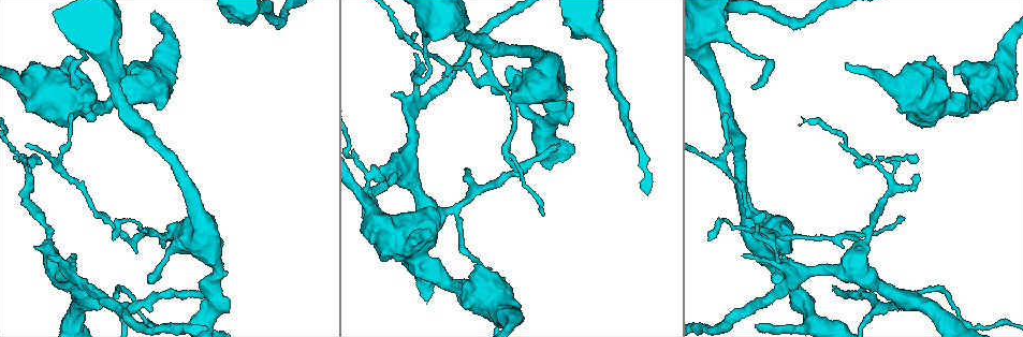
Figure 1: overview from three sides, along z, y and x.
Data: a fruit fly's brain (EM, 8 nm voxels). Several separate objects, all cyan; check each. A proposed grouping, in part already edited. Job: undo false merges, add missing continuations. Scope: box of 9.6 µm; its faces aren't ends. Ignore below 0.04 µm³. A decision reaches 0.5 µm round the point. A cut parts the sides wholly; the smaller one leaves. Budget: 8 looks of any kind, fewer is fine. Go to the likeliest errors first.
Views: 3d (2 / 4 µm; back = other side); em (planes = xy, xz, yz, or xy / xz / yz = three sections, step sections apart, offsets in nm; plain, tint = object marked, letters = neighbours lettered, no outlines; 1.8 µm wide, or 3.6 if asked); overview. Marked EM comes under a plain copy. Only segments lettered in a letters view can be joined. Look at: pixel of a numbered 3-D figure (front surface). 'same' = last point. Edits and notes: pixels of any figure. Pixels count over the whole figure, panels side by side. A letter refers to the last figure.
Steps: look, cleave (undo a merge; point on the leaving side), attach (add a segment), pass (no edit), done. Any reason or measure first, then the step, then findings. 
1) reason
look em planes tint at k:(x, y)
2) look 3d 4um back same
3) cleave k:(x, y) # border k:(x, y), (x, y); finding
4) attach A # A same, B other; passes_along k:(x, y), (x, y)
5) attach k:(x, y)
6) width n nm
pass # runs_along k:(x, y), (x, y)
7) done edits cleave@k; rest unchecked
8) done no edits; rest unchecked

sharp bend
look 3d 2um at 1:(30, 187)

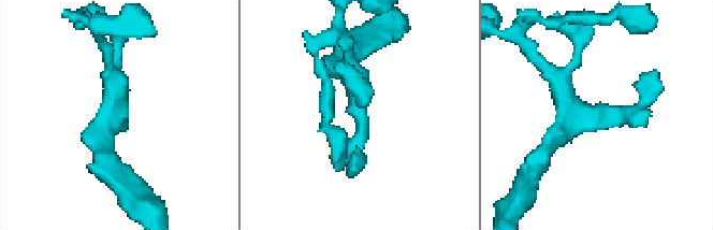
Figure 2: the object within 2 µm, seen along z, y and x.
look em xy step 4 tint at 2:(114, 109)

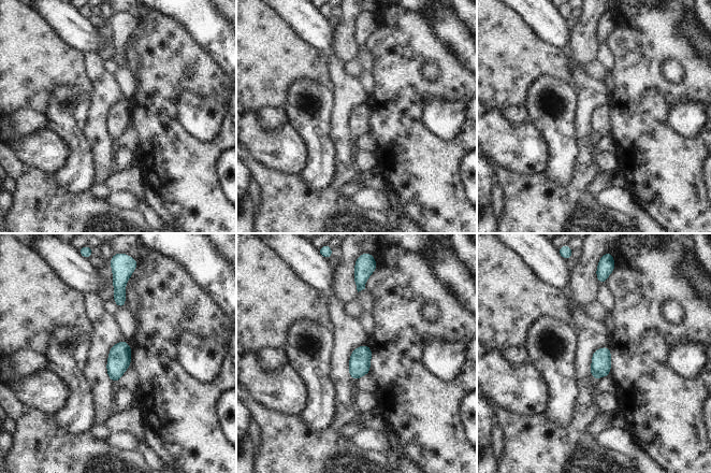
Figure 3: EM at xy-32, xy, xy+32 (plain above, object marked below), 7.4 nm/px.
look em planes letters same

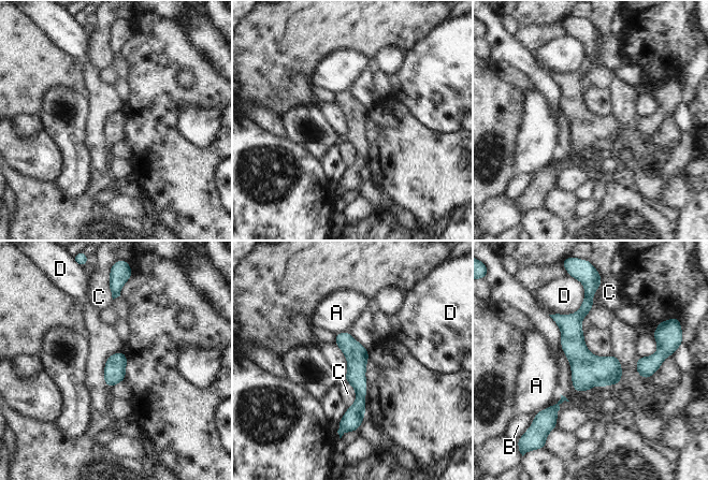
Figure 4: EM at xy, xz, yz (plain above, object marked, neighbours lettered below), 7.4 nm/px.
width 160 nm; longest_contact D 340 nm
pass # A other, B other, C other, D other; continuous, no second cell

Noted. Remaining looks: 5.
thin end
look 3d 4um at 1:(833, 289)

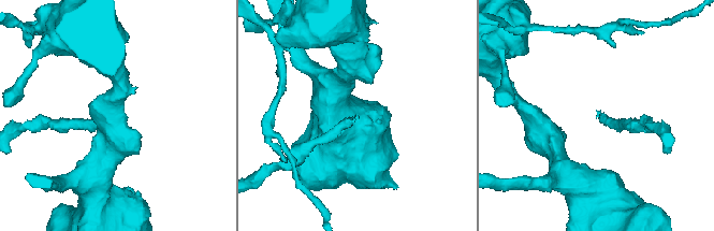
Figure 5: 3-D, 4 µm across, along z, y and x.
look em xy step 8 tint at 5:(598, 116)

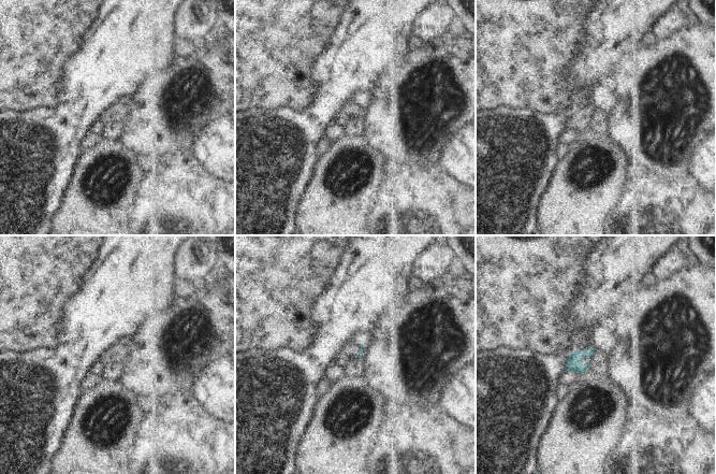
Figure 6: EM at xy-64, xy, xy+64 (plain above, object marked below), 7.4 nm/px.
another direction
look em planes letters same

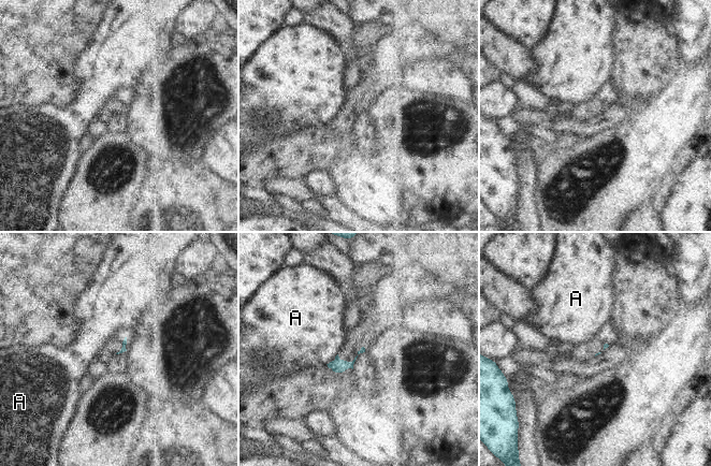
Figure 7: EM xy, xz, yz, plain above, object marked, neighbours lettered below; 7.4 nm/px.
pass # A other; no lettered segment goes on from it

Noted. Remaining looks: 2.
branch stops here
look 3d 2um at 1:(394, 95)

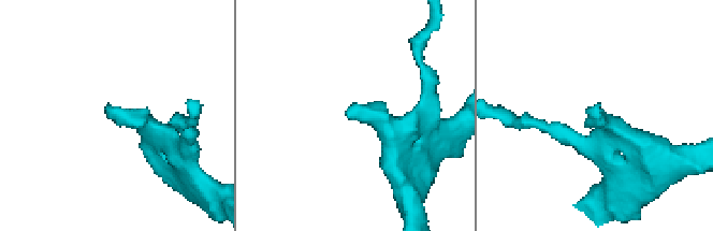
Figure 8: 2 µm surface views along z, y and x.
now the EM
look em 3.6um xy step 16 letters at 8:(351, 119)

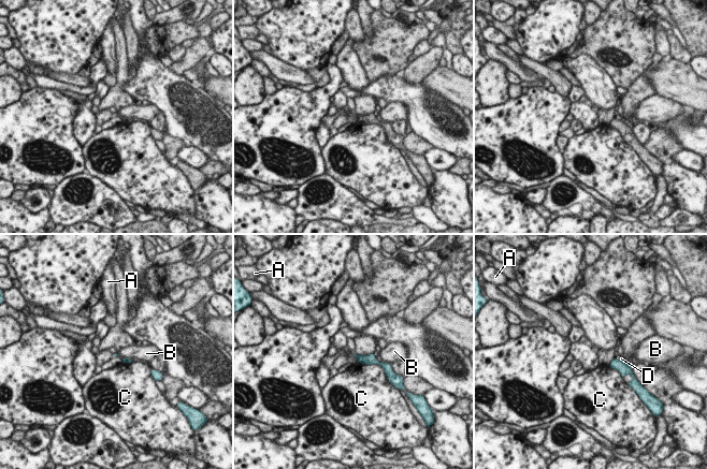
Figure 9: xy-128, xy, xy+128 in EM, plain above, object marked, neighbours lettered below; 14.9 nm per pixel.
pass # A other, B other, C other, D other; border 9:(358, 362), (378, 364), (386, 374); no lettered segment goes on from it

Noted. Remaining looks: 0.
done no edits; rest unchecked

